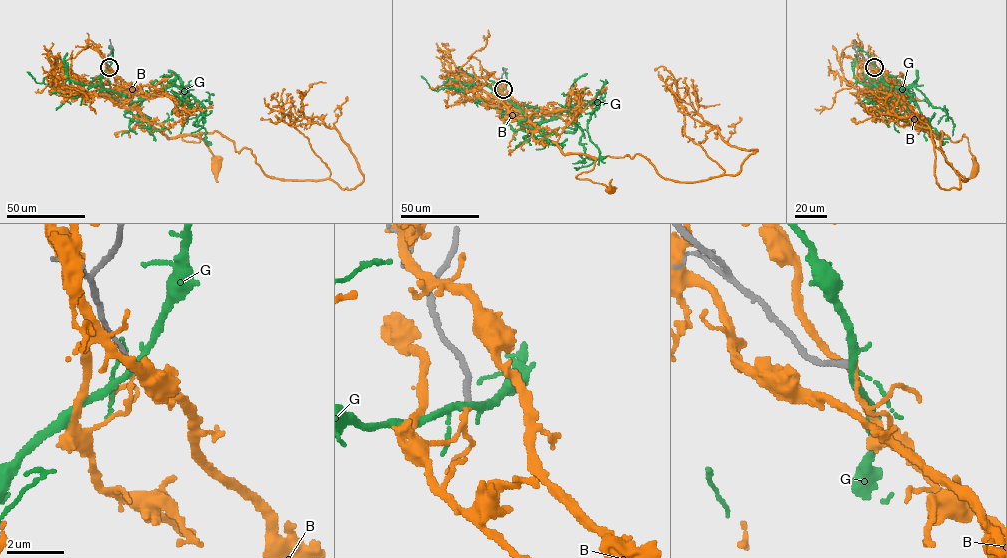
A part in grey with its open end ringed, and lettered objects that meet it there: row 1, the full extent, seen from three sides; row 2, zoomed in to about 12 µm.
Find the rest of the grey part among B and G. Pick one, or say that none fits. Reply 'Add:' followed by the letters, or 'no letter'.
Add: no letter

